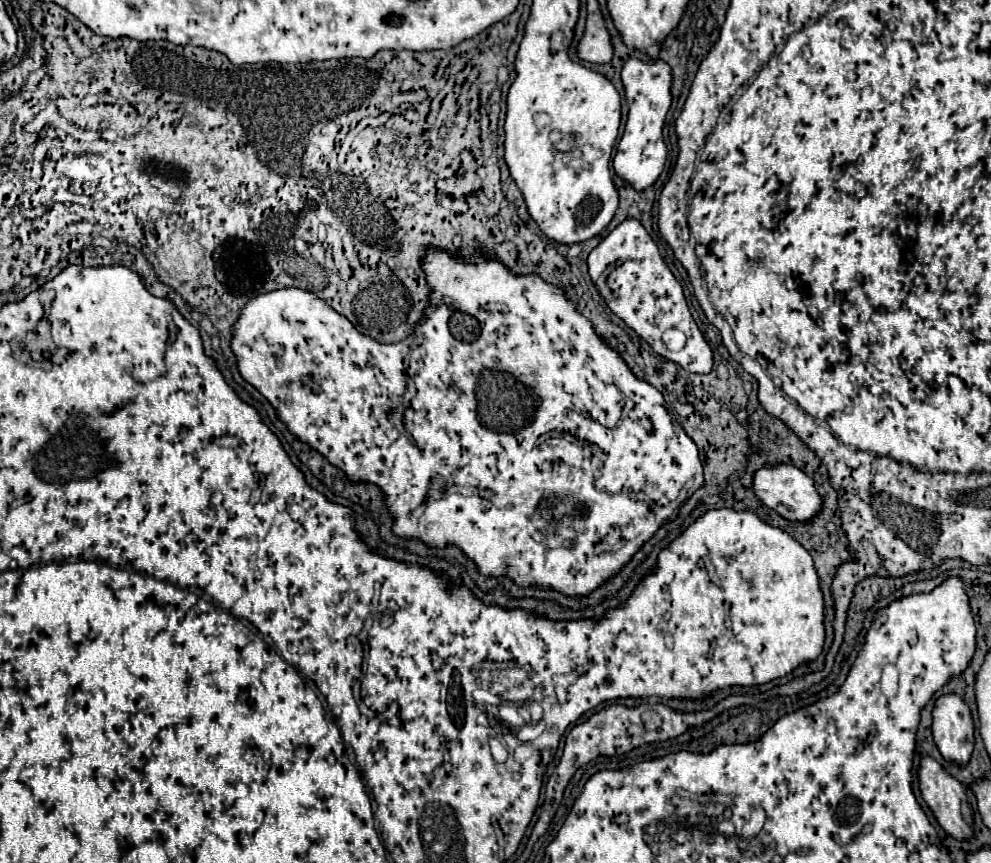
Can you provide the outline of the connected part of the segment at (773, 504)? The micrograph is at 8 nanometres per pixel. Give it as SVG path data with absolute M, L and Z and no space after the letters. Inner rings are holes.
M778 463L774 467L758 469L752 479L752 489L754 489L754 495L766 507L774 509L776 513L780 513L782 517L786 517L790 521L806 521L806 519L812 519L812 515L816 515L816 511L820 511L820 495L816 495L812 479L808 479L808 475L804 475L794 465Z

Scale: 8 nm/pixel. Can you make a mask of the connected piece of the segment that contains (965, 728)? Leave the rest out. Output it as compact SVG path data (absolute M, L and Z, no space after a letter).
M954 693L940 695L932 709L932 737L944 759L966 763L974 749L974 723L968 705Z

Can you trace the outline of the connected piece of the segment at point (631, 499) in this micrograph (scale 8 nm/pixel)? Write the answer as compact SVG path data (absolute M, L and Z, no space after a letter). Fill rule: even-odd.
M430 249L422 265L428 285L432 287L432 305L416 333L392 345L362 335L344 315L336 313L328 303L304 289L276 289L248 301L234 325L232 339L232 351L238 357L242 377L276 407L280 419L300 441L322 453L332 465L340 467L350 481L376 483L386 493L388 509L396 517L396 535L418 537L434 547L454 543L484 575L508 575L518 585L552 587L566 595L588 595L608 577L616 575L632 559L638 547L658 531L660 523L654 519L654 505L670 509L674 515L678 507L704 485L704 471L694 441L684 433L676 419L670 417L662 393L646 381L636 379L632 371L624 367L620 355L600 341L592 323L576 311L576 305L562 289L548 287L546 281L532 279L532 275L514 275L502 263L480 259L480 255L472 255L472 259L456 259L446 251ZM456 313L464 315L462 329L458 329L458 323L452 319ZM396 415L402 415L402 425L396 425Z

